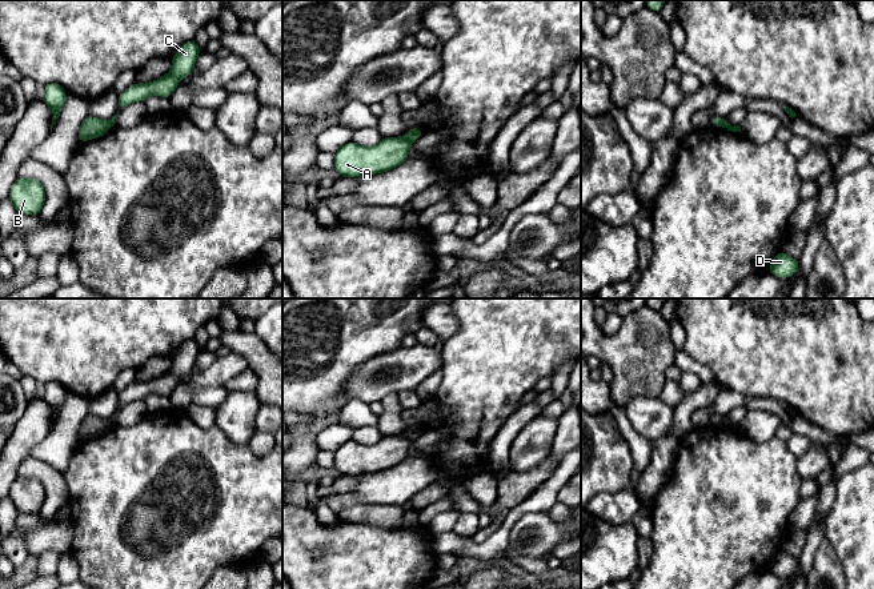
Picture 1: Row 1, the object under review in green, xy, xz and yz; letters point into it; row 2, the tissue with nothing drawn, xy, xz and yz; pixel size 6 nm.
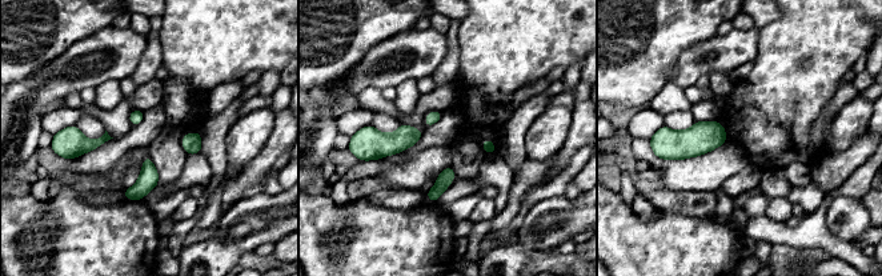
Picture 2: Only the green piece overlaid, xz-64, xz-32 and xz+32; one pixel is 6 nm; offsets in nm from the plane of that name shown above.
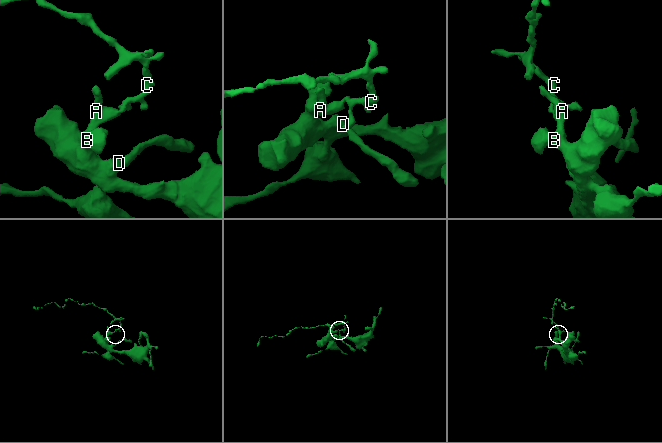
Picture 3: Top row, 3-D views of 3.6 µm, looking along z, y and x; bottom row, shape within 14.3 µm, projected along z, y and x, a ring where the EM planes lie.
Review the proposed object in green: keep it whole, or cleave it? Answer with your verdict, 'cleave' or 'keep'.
cleave

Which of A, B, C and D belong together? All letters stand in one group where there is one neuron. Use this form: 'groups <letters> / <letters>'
groups A B D / C

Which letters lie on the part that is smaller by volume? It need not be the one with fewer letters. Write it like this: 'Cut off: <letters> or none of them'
Cut off: C

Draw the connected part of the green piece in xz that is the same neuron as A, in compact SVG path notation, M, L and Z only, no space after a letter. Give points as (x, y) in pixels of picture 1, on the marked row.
M382 137L376 147L350 141L334 153L334 168L341 177L386 172L408 160L410 144L405 137Z

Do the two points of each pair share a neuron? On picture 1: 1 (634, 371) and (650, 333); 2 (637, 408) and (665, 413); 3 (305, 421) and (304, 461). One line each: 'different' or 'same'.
1: same
2: same
3: same

